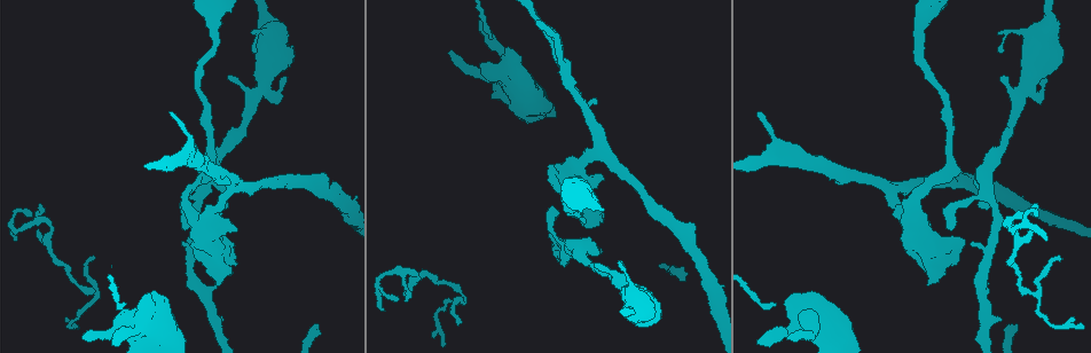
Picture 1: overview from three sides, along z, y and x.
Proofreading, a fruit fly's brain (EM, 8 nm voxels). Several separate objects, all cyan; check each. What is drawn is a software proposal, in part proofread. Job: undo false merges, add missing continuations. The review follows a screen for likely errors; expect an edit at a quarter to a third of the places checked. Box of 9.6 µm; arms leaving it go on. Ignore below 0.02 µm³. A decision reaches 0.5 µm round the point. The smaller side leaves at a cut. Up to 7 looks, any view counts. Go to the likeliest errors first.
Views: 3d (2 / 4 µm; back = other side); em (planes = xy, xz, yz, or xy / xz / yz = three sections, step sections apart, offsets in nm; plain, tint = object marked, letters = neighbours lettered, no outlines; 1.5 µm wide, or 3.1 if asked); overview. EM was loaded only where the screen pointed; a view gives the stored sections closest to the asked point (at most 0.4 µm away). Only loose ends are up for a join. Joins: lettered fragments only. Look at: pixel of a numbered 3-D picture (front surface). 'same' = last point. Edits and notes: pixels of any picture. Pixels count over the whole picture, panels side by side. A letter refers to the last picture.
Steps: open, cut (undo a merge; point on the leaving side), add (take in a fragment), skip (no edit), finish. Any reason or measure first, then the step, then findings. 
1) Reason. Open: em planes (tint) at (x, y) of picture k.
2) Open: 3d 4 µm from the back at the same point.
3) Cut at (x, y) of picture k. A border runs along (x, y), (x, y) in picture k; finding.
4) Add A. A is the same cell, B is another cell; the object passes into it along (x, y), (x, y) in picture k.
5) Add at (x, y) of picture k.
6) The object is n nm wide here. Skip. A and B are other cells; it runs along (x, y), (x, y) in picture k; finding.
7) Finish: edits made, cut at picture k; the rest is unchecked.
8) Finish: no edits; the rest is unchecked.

Free end. Open: 3d 2 µm at (789, 337) of picture 1.

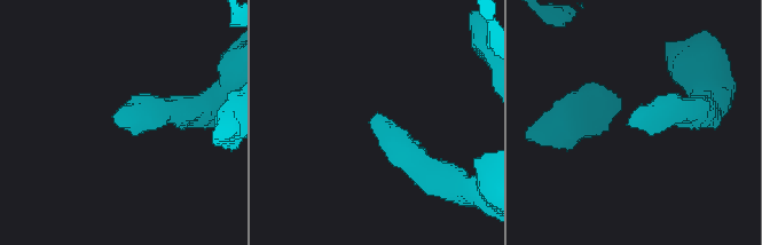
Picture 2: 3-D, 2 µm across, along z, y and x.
Open: em planes (letters) at (631, 118) of picture 2.

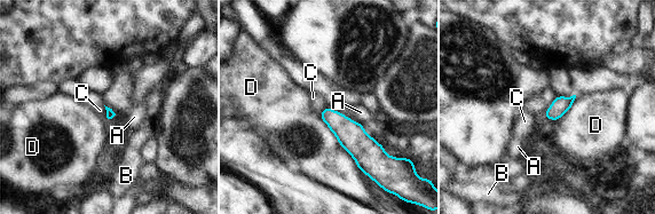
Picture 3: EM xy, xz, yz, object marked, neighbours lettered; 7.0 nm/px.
Skip. A, B, C and D are other cells; no lettered fragment goes on from it.

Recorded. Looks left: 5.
Branch stops here. Open: em xz step 4 (letters) at (185, 230) of picture 1.

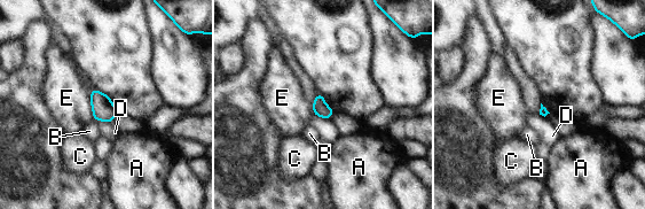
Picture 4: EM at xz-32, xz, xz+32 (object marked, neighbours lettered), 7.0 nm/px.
Skip. A, B, C, D and E are other cells; a border runs along (96, 120), (112, 123) in picture 4; no lettered fragment goes on from it.

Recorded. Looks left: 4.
Thin end. Open: em planes (tint) at (92, 260) of picture 1.

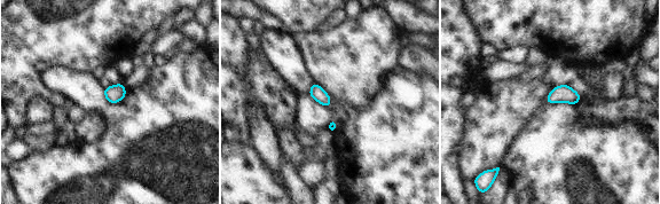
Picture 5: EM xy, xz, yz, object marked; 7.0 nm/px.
Open: em planes (letters) at the same point.

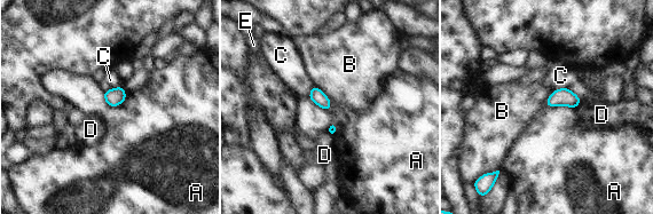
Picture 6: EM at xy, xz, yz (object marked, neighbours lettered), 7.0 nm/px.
The object is 100 nm wide here. Skip. A, B, C, D and E are other cells; a border runs along (126, 94), (115, 106), (102, 96) in picture 6; no lettered fragment goes on from it.

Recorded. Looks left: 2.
Finish: no edits; the rest is unchecked.

